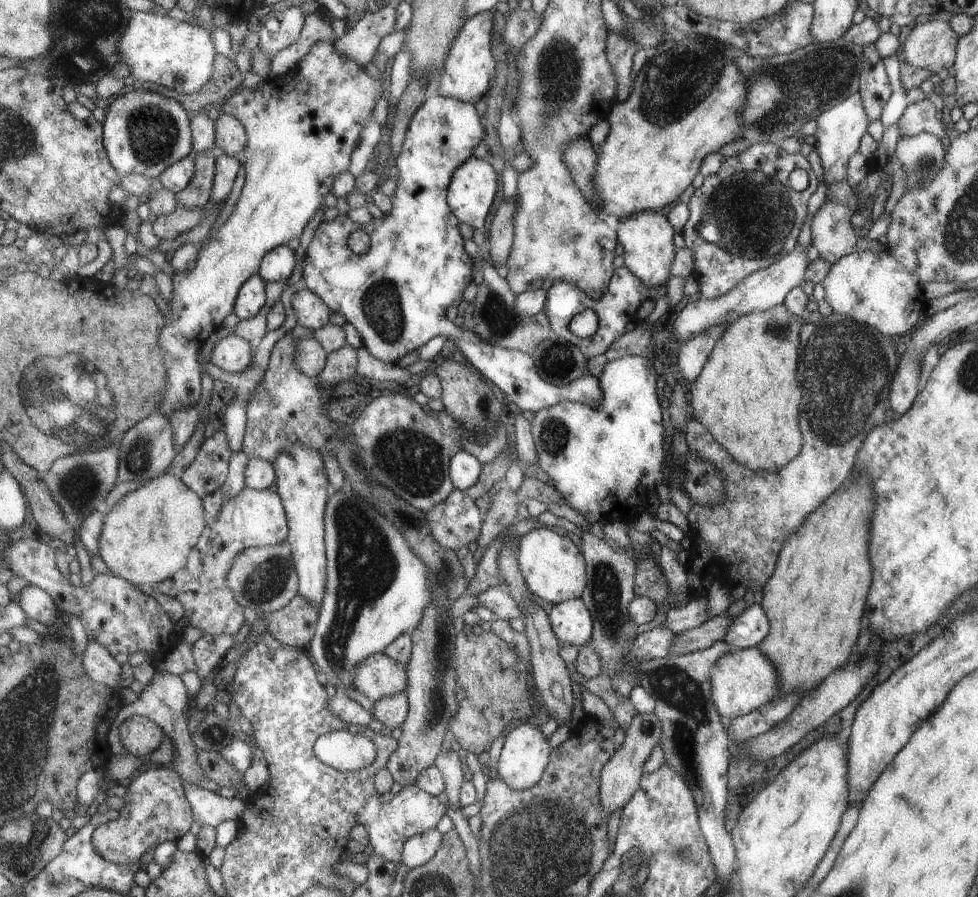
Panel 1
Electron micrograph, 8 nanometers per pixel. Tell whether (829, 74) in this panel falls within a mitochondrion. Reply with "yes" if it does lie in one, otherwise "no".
yes

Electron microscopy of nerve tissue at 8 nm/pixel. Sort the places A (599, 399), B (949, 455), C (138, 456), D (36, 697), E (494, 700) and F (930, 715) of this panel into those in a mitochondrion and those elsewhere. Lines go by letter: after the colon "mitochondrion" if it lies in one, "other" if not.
A: other
B: other
C: mitochondrion
D: mitochondrion
E: other
F: other

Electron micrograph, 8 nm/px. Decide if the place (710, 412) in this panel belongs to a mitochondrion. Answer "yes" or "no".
no

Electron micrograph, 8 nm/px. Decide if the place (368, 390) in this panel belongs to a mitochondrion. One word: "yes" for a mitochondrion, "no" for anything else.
no

